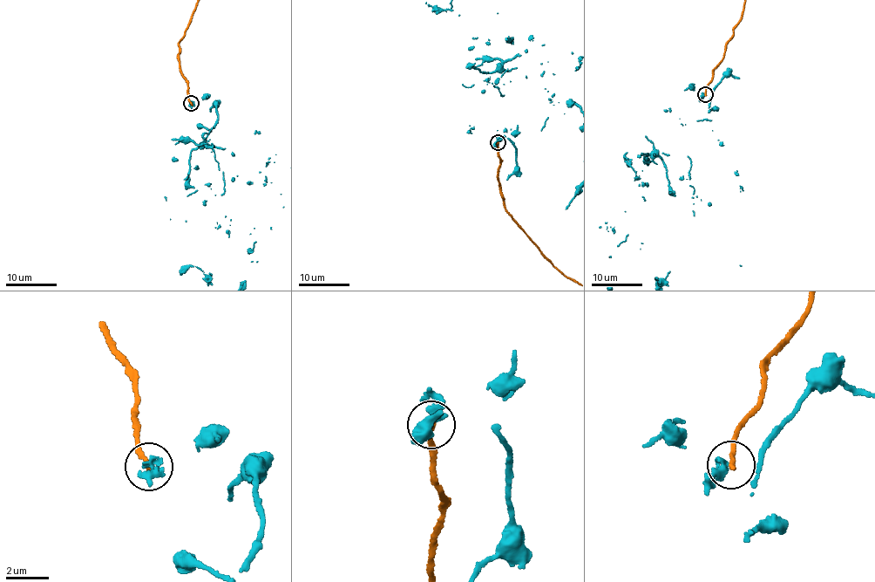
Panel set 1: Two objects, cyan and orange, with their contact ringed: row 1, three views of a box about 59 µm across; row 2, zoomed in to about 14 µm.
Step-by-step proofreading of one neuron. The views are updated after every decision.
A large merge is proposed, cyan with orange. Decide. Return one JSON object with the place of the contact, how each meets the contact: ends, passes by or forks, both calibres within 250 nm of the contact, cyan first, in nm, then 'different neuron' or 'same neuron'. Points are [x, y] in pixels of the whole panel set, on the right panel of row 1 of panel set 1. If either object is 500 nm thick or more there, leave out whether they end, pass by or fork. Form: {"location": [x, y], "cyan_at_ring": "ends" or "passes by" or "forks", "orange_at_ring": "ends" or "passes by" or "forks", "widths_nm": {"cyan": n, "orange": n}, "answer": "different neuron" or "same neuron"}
{"location": [705, 94], "cyan_at_ring": "ends", "orange_at_ring": "ends", "widths_nm": {"cyan": 340, "orange": 260}, "answer": "different neuron"}

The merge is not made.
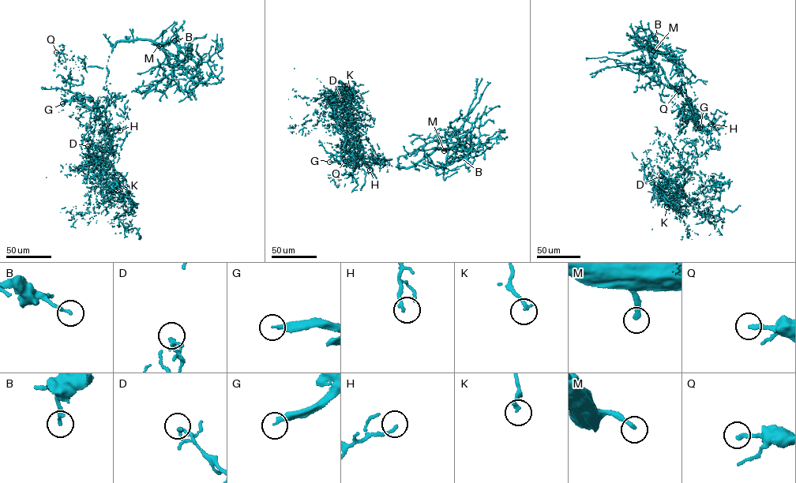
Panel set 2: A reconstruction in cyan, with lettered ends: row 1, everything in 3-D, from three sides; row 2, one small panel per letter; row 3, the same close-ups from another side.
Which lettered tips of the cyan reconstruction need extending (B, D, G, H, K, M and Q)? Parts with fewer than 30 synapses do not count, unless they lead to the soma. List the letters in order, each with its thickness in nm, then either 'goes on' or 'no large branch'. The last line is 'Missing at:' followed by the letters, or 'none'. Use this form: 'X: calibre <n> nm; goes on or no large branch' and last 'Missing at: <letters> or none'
B: calibre 200 nm; no large branch
D: calibre 150 nm; no large branch
G: calibre 280 nm; goes on
H: calibre 180 nm; no large branch
K: calibre 190 nm; no large branch
M: calibre 240 nm; goes on
Q: calibre 220 nm; no large branch
Missing at: G, M

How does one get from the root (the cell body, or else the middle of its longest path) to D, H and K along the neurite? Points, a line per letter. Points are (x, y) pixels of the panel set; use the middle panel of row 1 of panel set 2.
D: (368, 141), (364, 125), (347, 125), (343, 114), (347, 106), (335, 99), (338, 102), (342, 100)
H: (368, 141), (375, 153), (370, 158), (357, 158), (367, 162), (369, 170)
K: (368, 141), (364, 125), (345, 121), (341, 98), (348, 91), (340, 92), (347, 95), (347, 88)

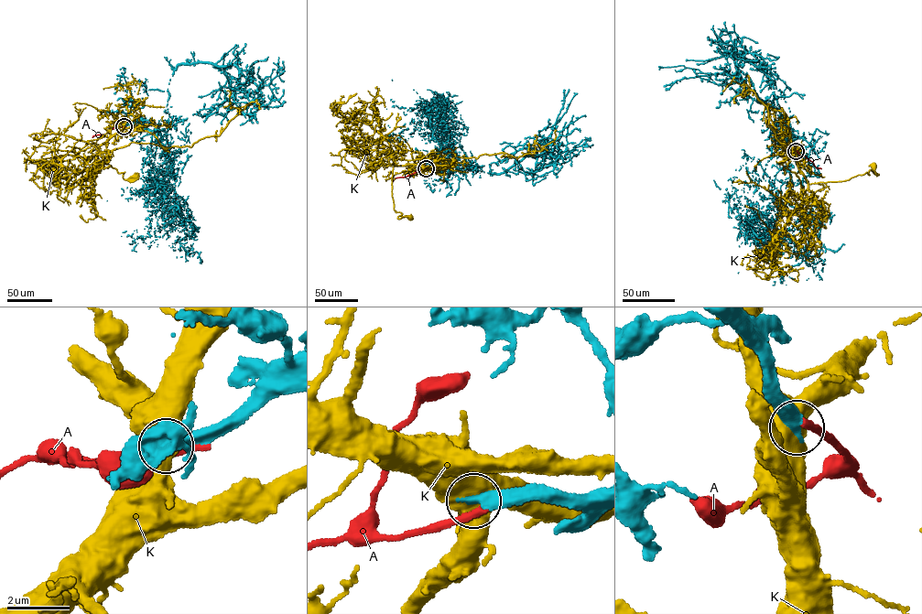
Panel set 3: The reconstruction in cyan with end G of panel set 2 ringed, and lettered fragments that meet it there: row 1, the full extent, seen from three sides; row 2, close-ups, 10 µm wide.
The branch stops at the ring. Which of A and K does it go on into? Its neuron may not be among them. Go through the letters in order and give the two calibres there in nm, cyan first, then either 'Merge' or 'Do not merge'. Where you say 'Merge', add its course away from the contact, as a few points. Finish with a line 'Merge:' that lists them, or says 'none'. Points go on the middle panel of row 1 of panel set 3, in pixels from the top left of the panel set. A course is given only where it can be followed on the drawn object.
A: Thickness 400 nm (cyan) against 260 nm. Do not merge
K: Thickness 460 nm (cyan) against 900 nm. Do not merge
Merge: none

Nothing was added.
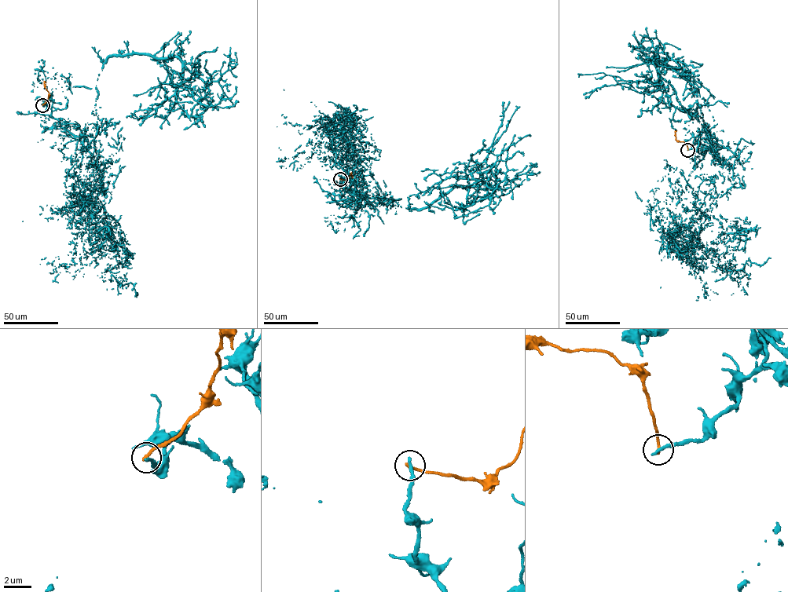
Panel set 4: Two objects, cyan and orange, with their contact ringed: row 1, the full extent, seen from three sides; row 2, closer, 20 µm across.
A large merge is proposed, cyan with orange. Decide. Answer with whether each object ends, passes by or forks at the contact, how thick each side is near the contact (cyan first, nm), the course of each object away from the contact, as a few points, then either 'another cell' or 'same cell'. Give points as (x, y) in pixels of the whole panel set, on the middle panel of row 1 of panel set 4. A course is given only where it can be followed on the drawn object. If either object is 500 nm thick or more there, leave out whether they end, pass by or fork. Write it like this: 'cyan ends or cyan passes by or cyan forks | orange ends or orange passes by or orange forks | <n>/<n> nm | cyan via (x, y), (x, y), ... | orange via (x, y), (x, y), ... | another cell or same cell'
cyan ends | orange ends | 280/240 nm | cyan via (340, 179), (357, 206), (381, 192), (336, 133), (328, 144), (354, 150), (334, 151), (345, 194) | orange via (340, 179), (345, 180), (351, 173), (353, 178) | another cell

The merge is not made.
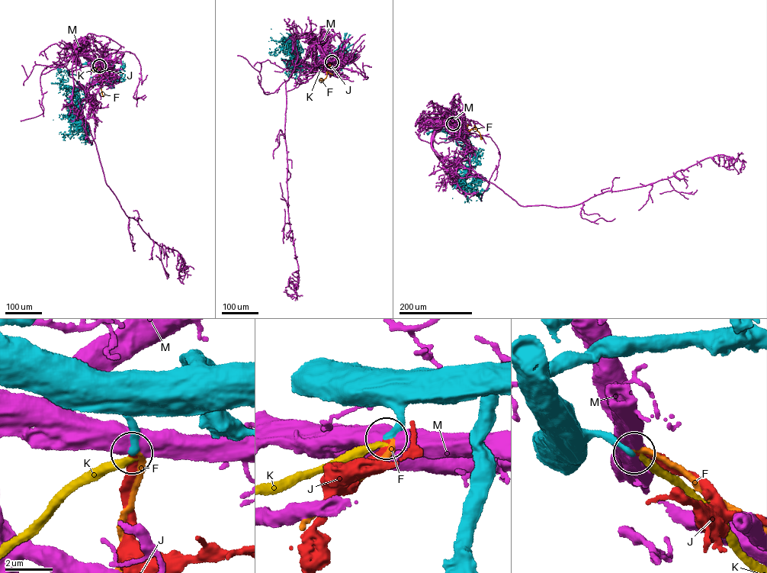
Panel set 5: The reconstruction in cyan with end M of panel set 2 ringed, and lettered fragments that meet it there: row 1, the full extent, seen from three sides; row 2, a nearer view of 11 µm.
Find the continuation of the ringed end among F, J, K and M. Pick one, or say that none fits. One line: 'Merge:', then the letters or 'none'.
Merge: J

